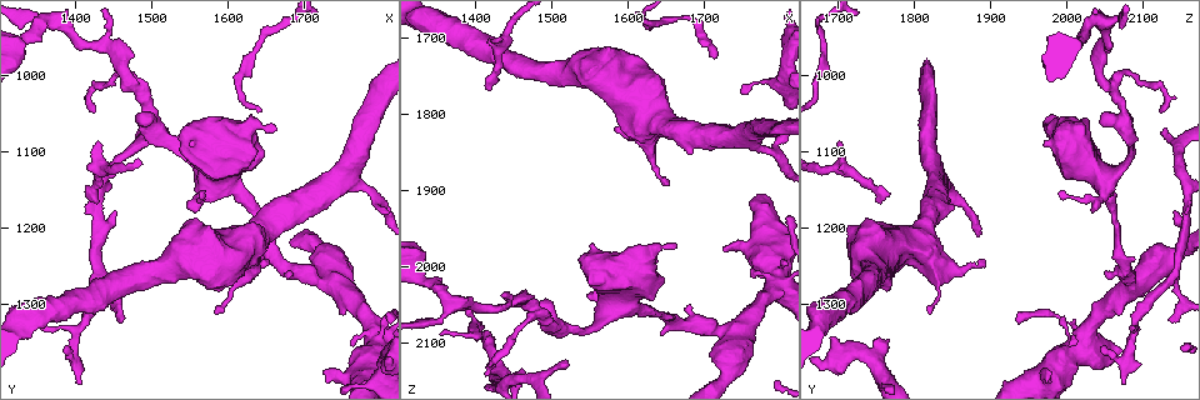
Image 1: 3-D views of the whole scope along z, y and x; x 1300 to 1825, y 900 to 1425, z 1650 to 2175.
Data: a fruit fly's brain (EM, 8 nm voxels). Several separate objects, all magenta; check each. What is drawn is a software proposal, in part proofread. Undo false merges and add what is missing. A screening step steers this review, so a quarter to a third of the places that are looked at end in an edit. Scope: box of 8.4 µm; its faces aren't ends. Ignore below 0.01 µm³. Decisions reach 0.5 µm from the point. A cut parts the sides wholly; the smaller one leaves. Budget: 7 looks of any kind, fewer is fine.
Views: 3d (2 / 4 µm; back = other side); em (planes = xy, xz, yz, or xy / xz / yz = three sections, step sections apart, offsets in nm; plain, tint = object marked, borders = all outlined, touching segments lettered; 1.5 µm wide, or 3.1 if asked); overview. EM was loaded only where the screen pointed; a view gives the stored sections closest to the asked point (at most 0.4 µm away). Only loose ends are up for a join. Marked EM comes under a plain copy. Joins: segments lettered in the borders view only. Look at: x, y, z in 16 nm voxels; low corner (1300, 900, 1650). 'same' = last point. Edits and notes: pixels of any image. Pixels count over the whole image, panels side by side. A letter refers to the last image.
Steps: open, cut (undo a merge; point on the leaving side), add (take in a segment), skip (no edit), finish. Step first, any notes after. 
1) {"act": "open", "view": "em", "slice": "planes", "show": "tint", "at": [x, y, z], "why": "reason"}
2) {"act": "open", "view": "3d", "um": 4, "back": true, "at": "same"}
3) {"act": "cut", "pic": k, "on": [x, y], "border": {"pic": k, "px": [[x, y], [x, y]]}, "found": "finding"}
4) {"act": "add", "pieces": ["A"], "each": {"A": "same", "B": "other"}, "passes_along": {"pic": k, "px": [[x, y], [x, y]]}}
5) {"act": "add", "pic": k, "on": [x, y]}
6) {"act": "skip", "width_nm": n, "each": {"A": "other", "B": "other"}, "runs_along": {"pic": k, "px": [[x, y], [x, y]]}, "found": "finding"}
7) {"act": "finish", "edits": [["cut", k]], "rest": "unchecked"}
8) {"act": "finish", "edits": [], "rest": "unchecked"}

{"act": "open", "view": "3d", "um": 4, "at": [1725, 1385, 1975], "why": "branch stops here"}

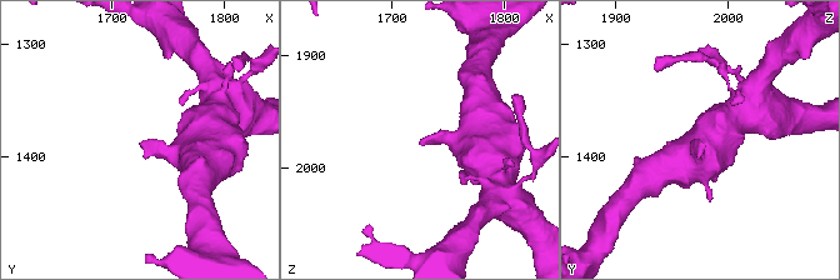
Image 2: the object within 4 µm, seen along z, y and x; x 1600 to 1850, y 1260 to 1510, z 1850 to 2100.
{"act": "open", "view": "em", "slice": "yz", "step": 4, "show": "borders", "at": [1726, 1386, 1978], "why": "need the tissue"}

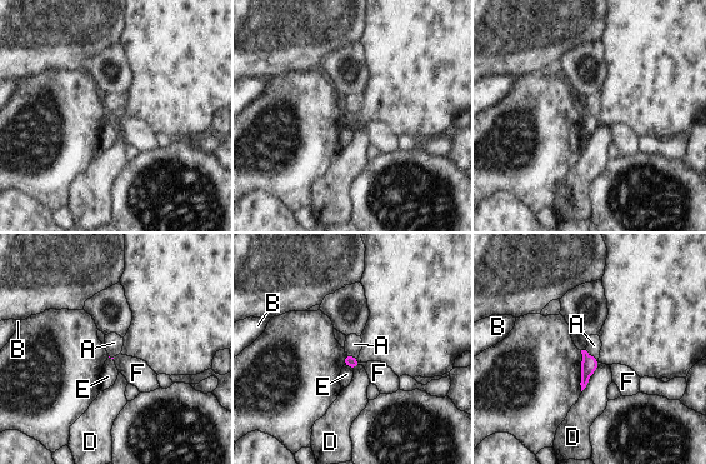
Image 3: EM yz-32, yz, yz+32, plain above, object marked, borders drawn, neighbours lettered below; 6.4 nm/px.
{"act": "open", "view": "em", "slice": "xy", "step": 8, "show": "borders", "at": "same"}

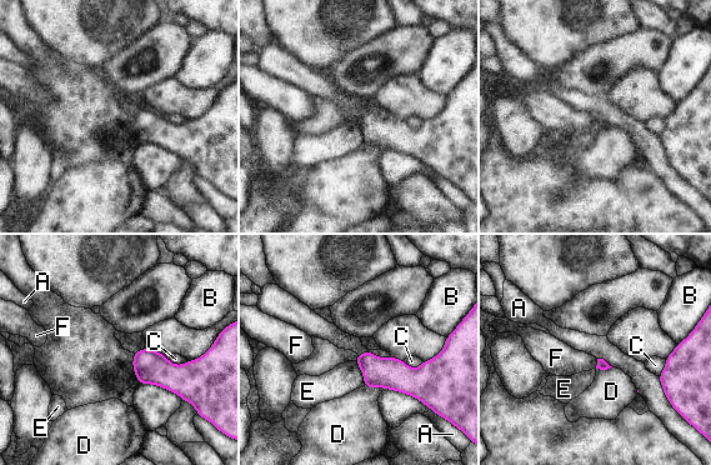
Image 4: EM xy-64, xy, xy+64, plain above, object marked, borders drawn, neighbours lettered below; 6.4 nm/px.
{"act": "skip", "each": {"A": "other", "B": "other", "C": "other", "D": "other", "E": "other", "F": "other"}, "border": {"pic": 4, "px": [[357, 354], [390, 355]]}, "found": "none of them fits"}

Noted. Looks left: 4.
{"act": "open", "view": "em", "slice": "planes", "show": "borders", "at": [1480, 1015, 2055], "why": "three-way junction"}

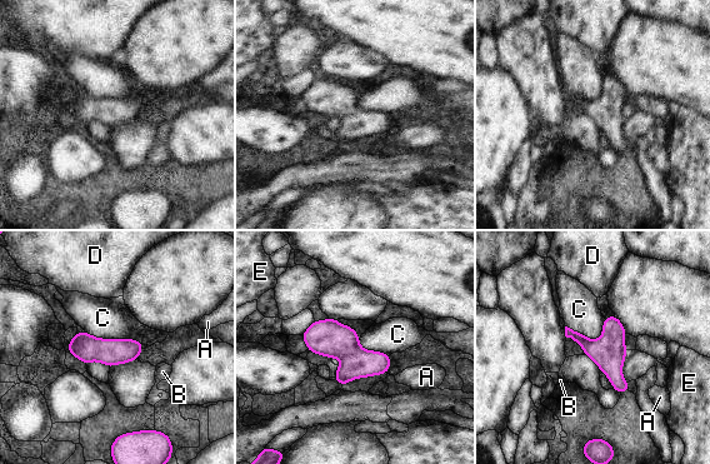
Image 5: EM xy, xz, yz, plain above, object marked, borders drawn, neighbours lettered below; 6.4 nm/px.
{"act": "skip", "width_nm": 170, "each": {"A": "other", "B": "other", "C": "other", "D": "other", "E": "other"}, "border": {"pic": 5, "px": [[84, 329], [136, 339], [144, 348]]}, "found": "continuous, no second neuron"}

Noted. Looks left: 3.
{"act": "open", "view": "3d", "um": 4, "at": [1420, 1155, 1770]}

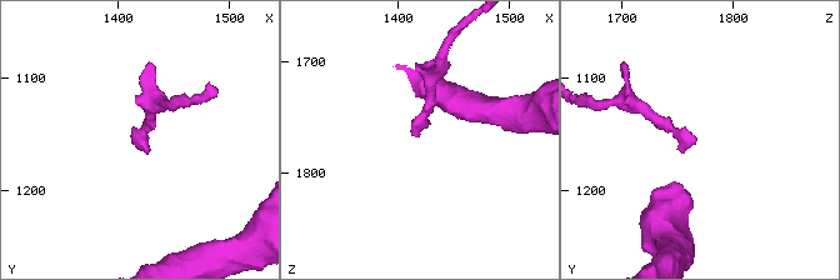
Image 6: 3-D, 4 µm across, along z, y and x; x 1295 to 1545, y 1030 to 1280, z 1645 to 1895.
{"act": "open", "view": "em", "slice": "xz", "step": 8, "show": "borders", "at": [1420, 1154, 1770]}

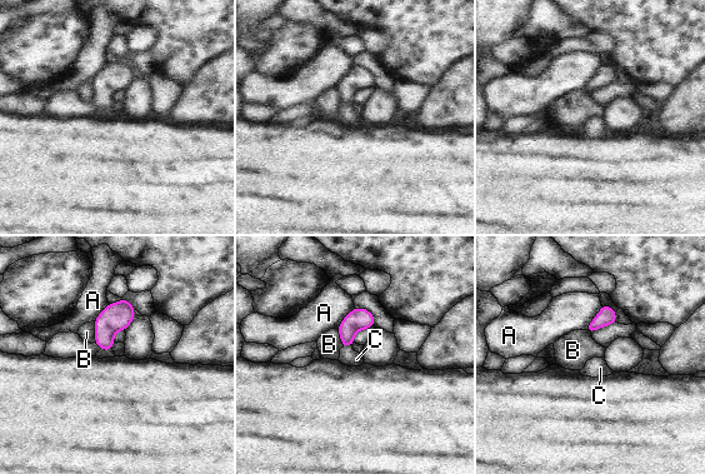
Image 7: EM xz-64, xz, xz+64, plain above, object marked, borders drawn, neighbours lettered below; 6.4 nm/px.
{"act": "open", "view": "em", "slice": "planes", "show": "borders", "at": "same"}

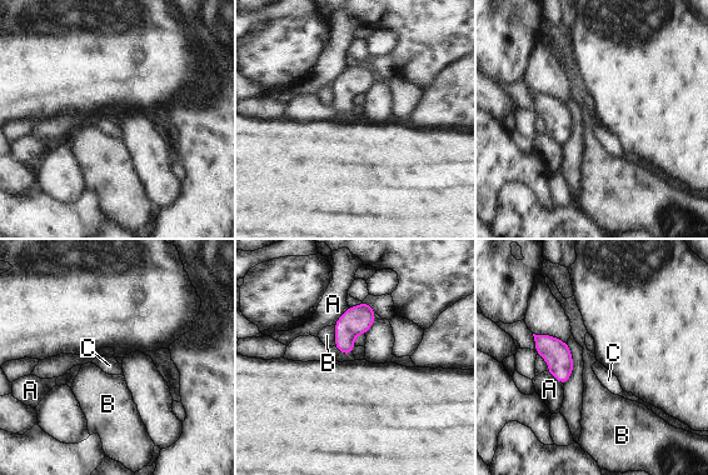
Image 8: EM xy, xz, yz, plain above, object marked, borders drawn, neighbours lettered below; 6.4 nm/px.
{"act": "add", "pieces": ["C"], "each": {"A": "other", "B": "other", "C": "same"}, "found": "the neuron continues"}

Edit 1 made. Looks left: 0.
{"act": "finish", "edits": [["add", 8]], "rest": "unchecked"}

